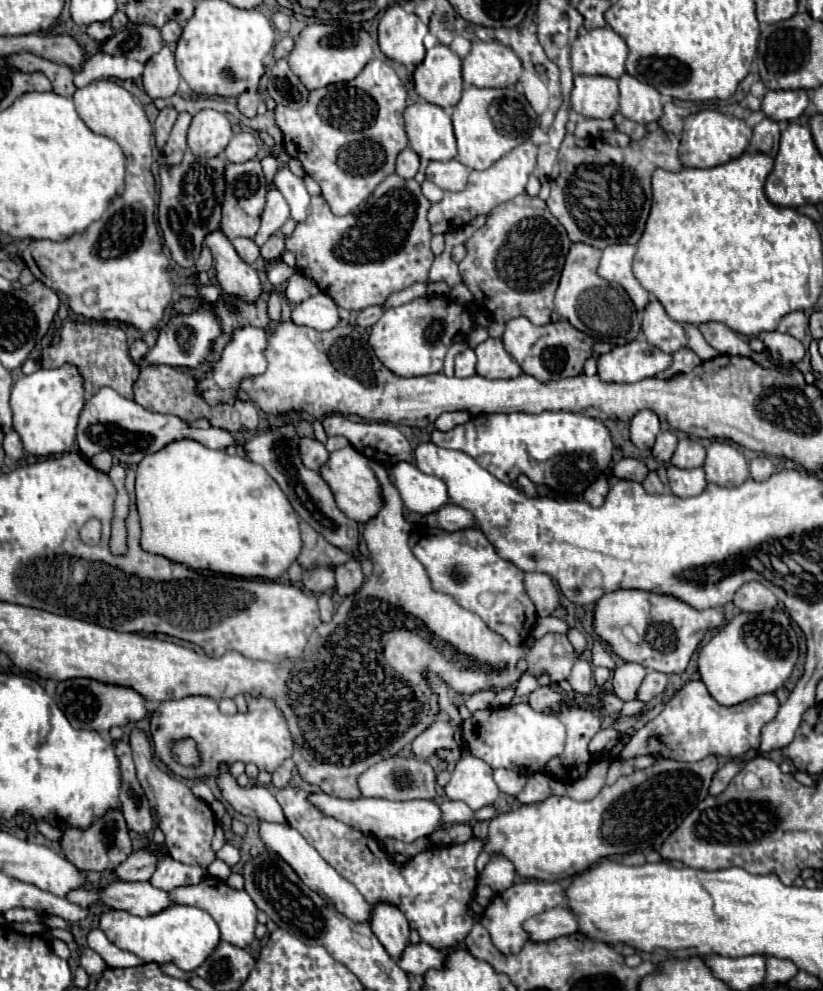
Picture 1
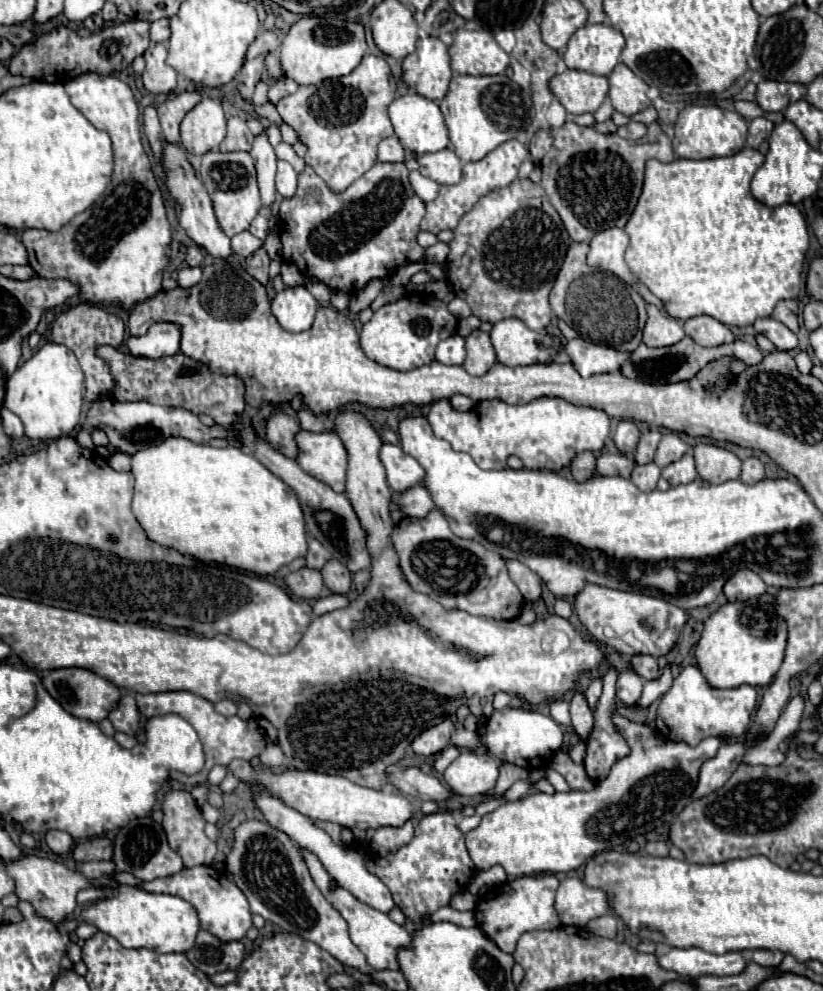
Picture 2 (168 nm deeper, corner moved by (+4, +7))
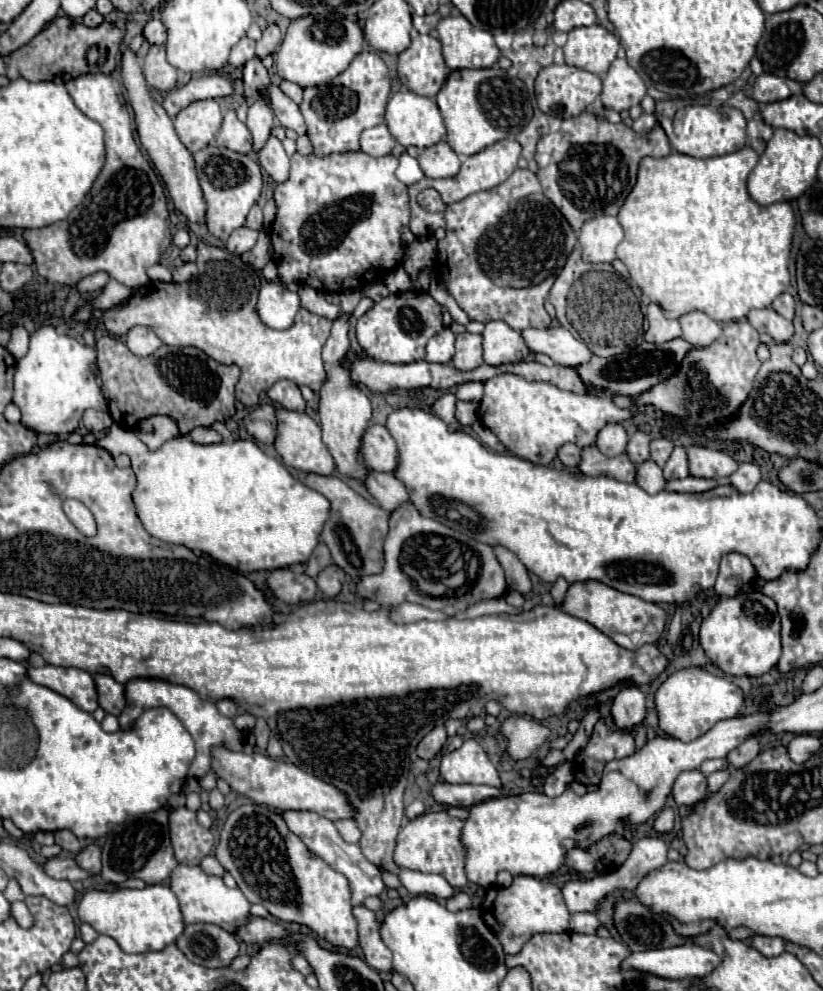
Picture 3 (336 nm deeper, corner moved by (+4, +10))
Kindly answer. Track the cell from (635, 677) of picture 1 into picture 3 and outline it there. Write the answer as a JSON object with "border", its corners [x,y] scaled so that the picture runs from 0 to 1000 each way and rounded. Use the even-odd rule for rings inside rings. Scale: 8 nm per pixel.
{"border":[[[759,690],[745,706],[745,727],[752,735],[769,735],[784,725],[784,700],[772,690]]]}

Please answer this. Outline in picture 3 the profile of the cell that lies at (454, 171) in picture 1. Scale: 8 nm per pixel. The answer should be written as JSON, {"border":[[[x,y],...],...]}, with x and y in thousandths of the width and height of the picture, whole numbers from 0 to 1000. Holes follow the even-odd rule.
{"border":[[[541,127],[541,139],[529,147],[516,149],[507,157],[509,168],[519,180],[550,180],[558,174],[565,159],[567,157],[555,157],[543,145],[543,127]]]}

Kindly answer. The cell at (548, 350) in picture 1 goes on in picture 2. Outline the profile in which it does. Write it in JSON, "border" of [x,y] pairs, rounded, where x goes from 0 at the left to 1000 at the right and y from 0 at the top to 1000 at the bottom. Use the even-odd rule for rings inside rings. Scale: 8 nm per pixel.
{"border":[[[611,322],[597,332],[597,346],[604,364],[618,370],[670,366],[677,358],[682,344],[662,334],[645,334],[631,322]]]}

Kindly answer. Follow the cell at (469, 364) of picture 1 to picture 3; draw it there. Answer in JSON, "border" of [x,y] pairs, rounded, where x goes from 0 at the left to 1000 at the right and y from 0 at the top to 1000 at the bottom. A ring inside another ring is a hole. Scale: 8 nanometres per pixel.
{"border":[[[538,331],[519,345],[519,365],[538,365],[546,367],[553,357],[553,337],[546,331]]]}

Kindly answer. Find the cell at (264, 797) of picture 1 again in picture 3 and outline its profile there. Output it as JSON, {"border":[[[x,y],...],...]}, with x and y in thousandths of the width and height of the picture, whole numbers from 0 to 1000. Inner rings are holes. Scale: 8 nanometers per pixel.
{"border":[[[346,817],[344,819],[344,827],[349,829],[349,836],[356,842],[361,842],[368,848],[368,852],[383,864],[392,866],[407,880],[417,882],[424,888],[426,902],[429,902],[429,914],[439,912],[448,904],[463,904],[465,902],[468,892],[463,888],[463,878],[441,864],[441,860],[439,860],[439,856],[434,852],[422,852],[412,844],[412,840],[409,840],[409,836],[407,836],[407,831],[402,827],[388,823],[385,819],[363,819],[363,817]]]}

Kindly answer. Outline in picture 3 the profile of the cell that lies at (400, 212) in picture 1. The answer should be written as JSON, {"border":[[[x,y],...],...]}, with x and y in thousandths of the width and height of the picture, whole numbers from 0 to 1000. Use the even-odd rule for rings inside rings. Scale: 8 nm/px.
{"border":[[[419,153],[419,155],[402,155],[397,159],[385,159],[380,155],[368,157],[368,155],[356,155],[354,157],[354,178],[346,186],[337,186],[334,190],[334,206],[337,206],[337,220],[332,224],[332,232],[329,232],[329,244],[334,250],[332,262],[339,270],[339,281],[344,287],[351,285],[373,285],[375,283],[388,283],[390,289],[397,295],[417,295],[419,291],[424,293],[436,293],[439,289],[446,289],[453,283],[463,283],[470,279],[473,272],[478,272],[480,268],[487,266],[490,256],[492,256],[492,246],[487,240],[487,232],[497,226],[497,196],[495,196],[495,188],[490,184],[485,184],[485,180],[480,178],[480,172],[485,168],[485,161],[473,155],[473,157],[448,157],[443,153]]]}

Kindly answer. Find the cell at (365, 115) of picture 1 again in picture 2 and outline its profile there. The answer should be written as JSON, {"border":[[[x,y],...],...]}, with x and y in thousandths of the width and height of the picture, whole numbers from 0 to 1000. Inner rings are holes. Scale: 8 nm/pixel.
{"border":[[[443,55],[424,76],[363,88],[361,94],[344,98],[337,104],[337,112],[373,146],[371,164],[378,166],[402,191],[414,195],[426,183],[456,166],[456,146],[465,138],[478,136],[478,126],[470,116],[470,108],[478,100],[480,88],[470,62],[461,55]]]}

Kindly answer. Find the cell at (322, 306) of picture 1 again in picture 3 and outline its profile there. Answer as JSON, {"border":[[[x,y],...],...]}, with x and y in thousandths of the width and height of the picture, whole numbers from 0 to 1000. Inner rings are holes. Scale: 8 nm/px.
{"border":[[[324,285],[322,289],[317,289],[312,315],[327,331],[334,331],[334,333],[354,331],[363,313],[366,313],[363,297],[349,293],[346,287]]]}

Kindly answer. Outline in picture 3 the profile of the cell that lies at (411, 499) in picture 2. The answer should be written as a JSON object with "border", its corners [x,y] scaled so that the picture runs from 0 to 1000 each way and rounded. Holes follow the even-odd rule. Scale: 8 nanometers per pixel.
{"border":[[[451,474],[443,490],[448,498],[461,507],[461,511],[473,517],[480,515],[480,511],[487,511],[490,507],[497,505],[495,492],[478,478],[463,478]]]}

